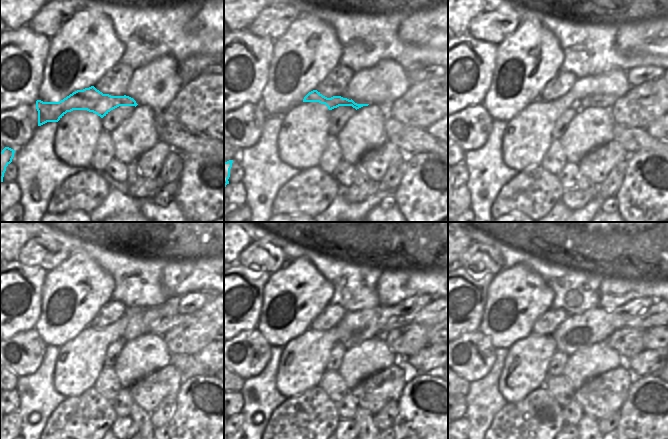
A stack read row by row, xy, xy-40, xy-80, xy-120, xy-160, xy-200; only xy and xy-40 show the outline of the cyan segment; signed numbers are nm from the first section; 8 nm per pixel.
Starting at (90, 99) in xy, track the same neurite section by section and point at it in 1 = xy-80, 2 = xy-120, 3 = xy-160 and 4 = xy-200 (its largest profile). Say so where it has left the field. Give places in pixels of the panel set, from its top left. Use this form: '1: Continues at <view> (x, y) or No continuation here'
1: Continues at xy-80 (606, 101)
2: Continues at xy-120 (160, 327)
3: Continues at xy-160 (427, 316)
4: Continues at xy-200 (651, 318)

